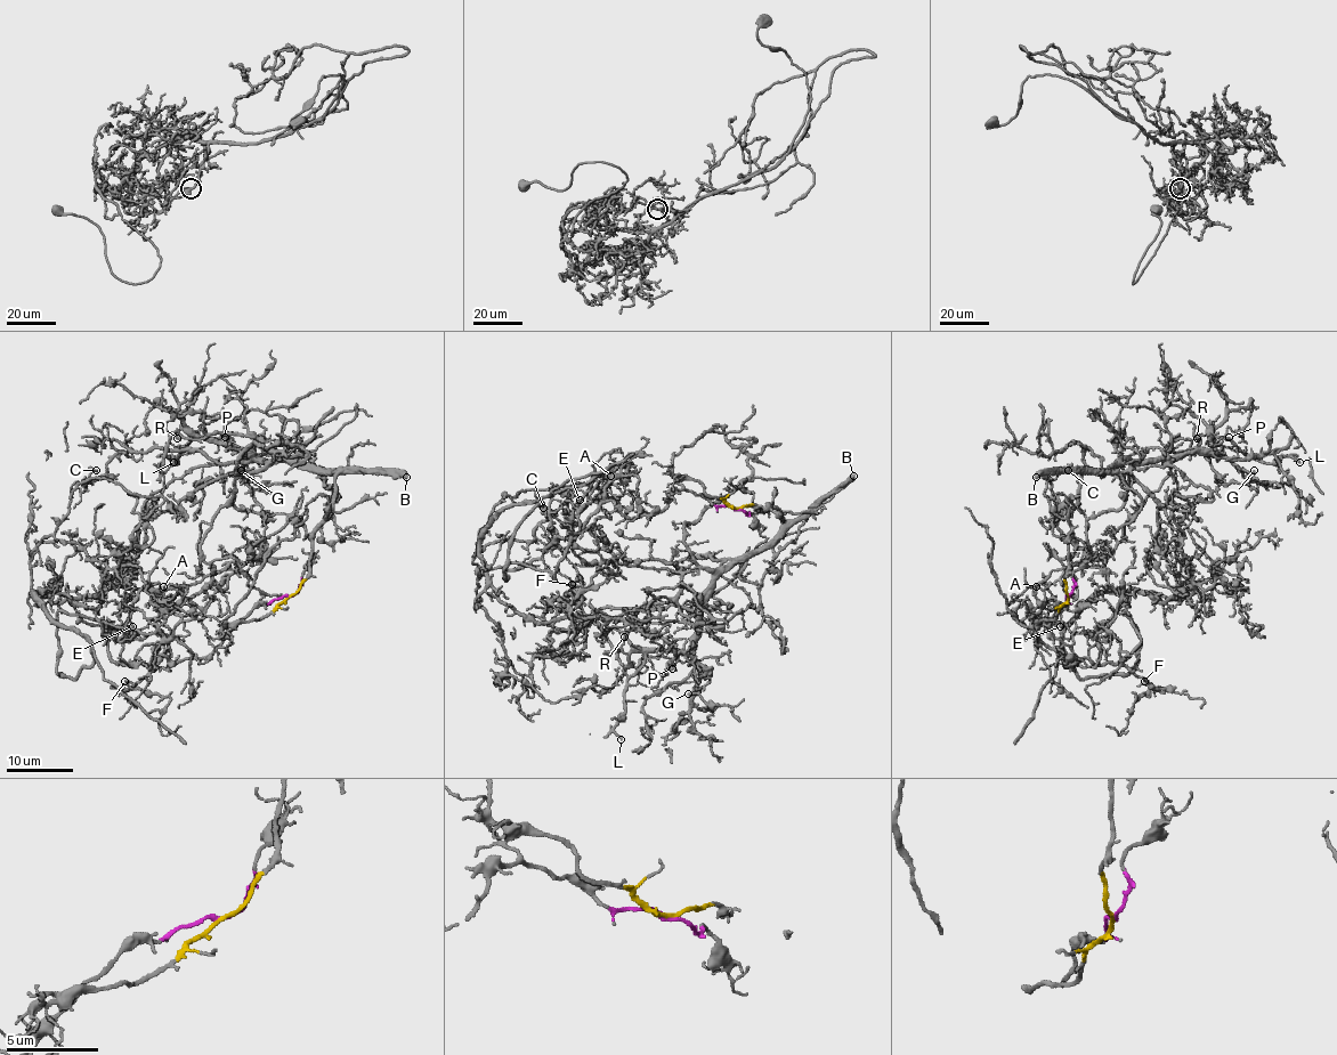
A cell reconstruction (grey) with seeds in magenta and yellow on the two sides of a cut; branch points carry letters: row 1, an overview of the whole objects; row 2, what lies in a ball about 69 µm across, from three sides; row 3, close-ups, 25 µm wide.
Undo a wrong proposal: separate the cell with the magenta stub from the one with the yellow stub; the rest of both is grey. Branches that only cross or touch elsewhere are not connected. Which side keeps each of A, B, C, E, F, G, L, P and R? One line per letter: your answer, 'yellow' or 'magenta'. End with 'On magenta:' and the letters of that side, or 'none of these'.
A: magenta
B: yellow
C: magenta
E: magenta
F: magenta
G: yellow
L: yellow
P: yellow
R: yellow
On magenta: A, C, E, F

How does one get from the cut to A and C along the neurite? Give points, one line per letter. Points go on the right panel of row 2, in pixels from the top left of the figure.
A: (1070, 597), (1055, 609), (1050, 631), (1074, 652), (1075, 663), (1034, 631), (1045, 598), (1035, 586)
C: (1070, 597), (1050, 631), (1068, 663), (1095, 663), (1129, 594), (1056, 525), (1050, 481), (1068, 470)

